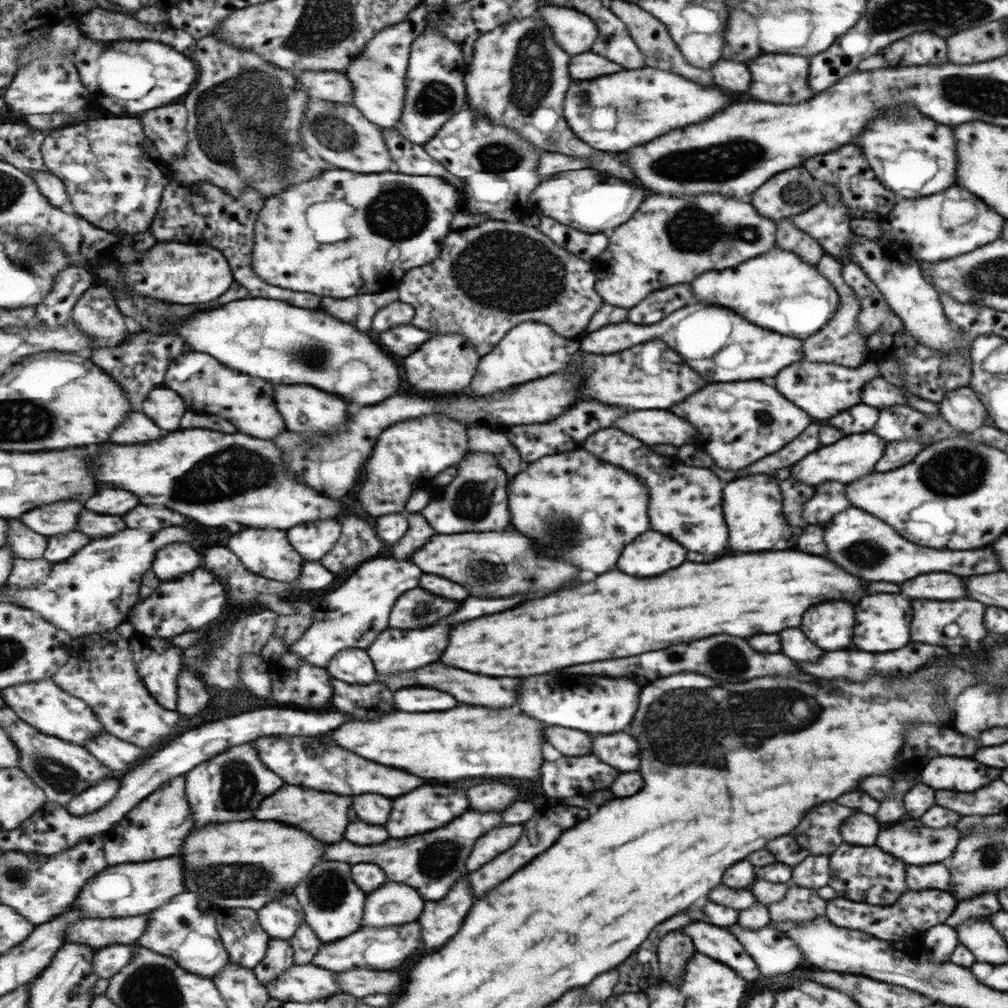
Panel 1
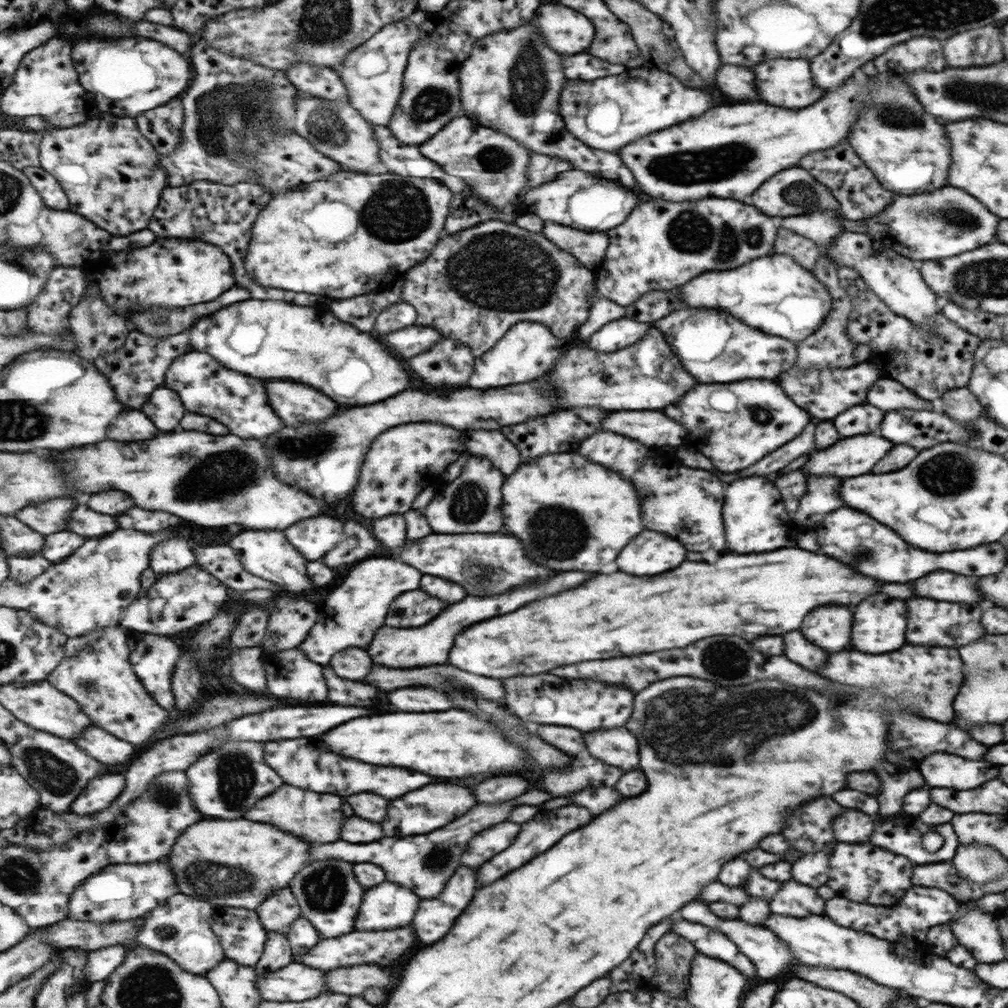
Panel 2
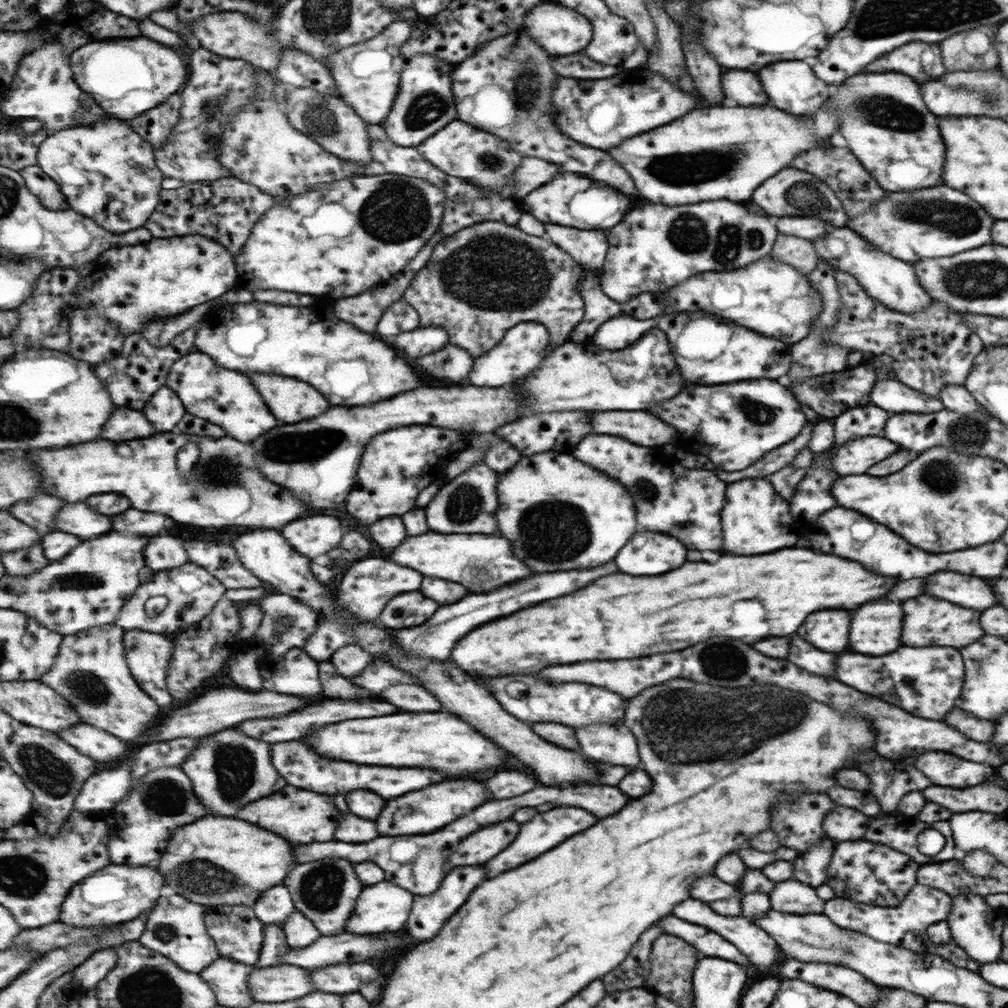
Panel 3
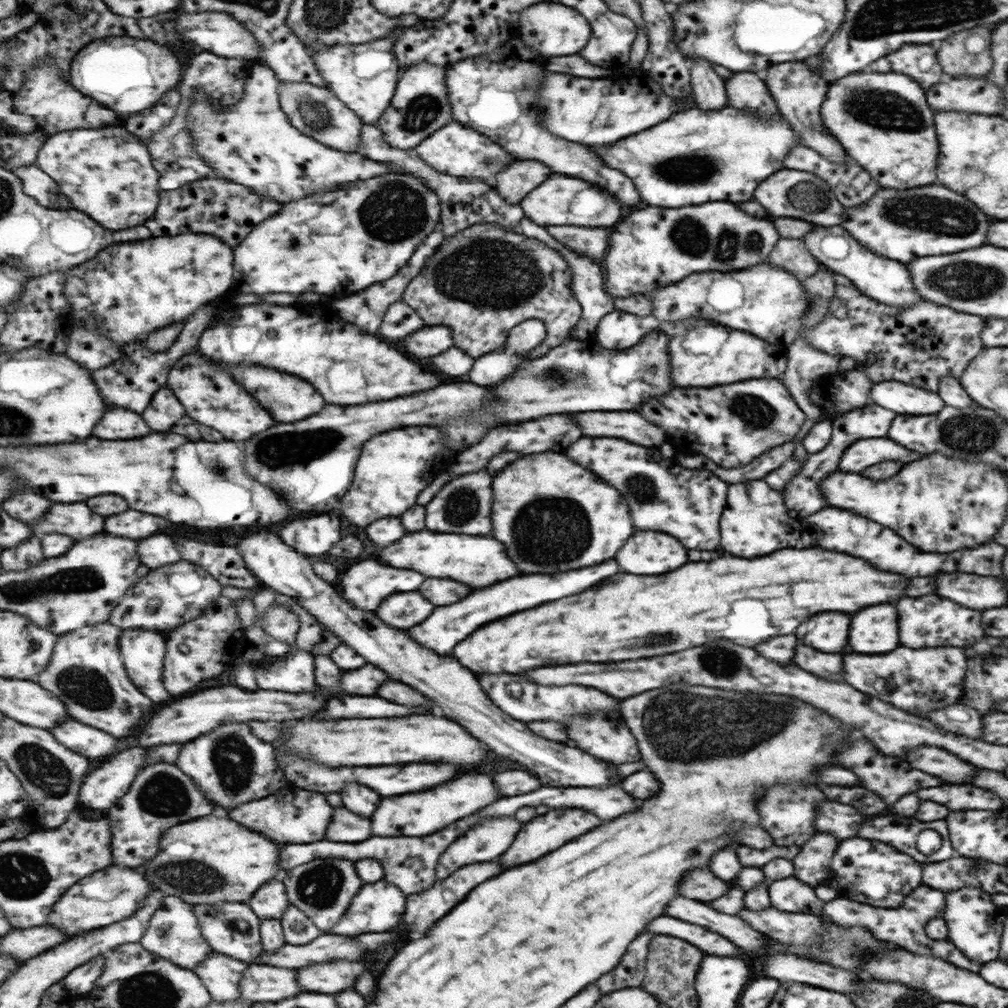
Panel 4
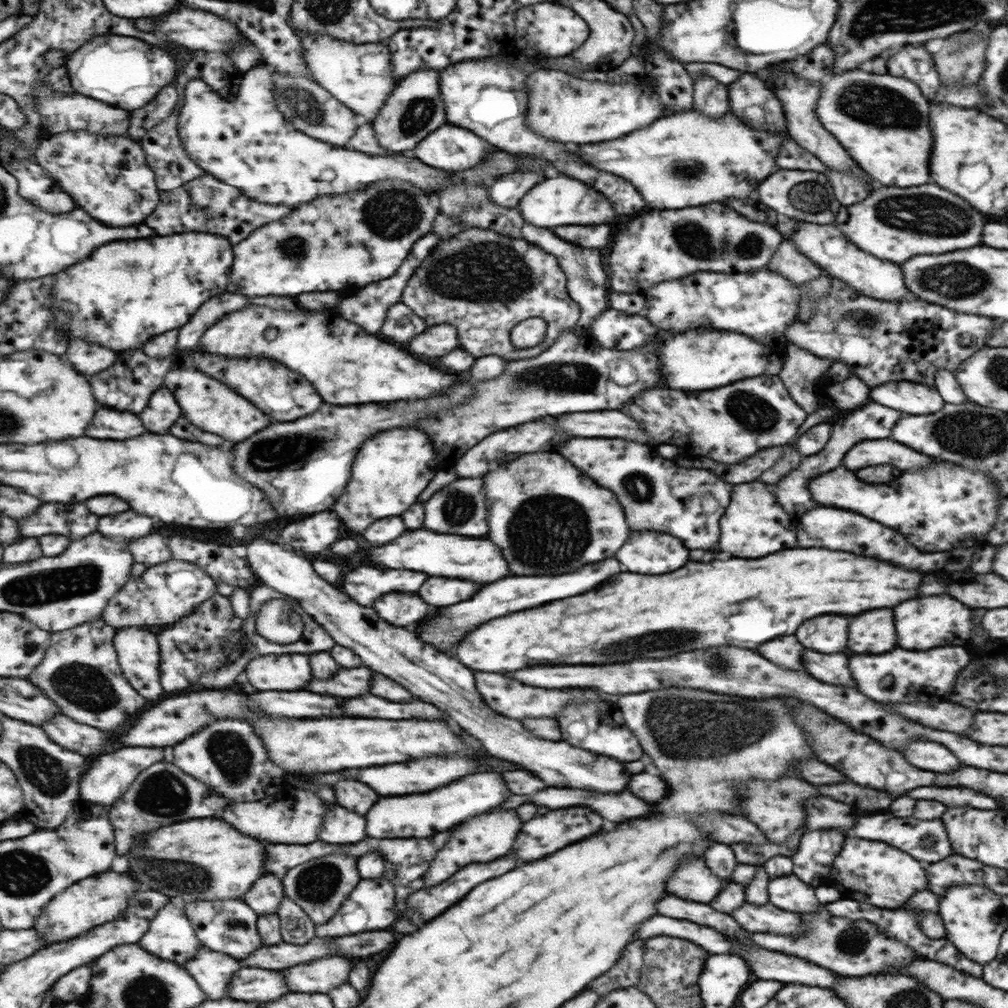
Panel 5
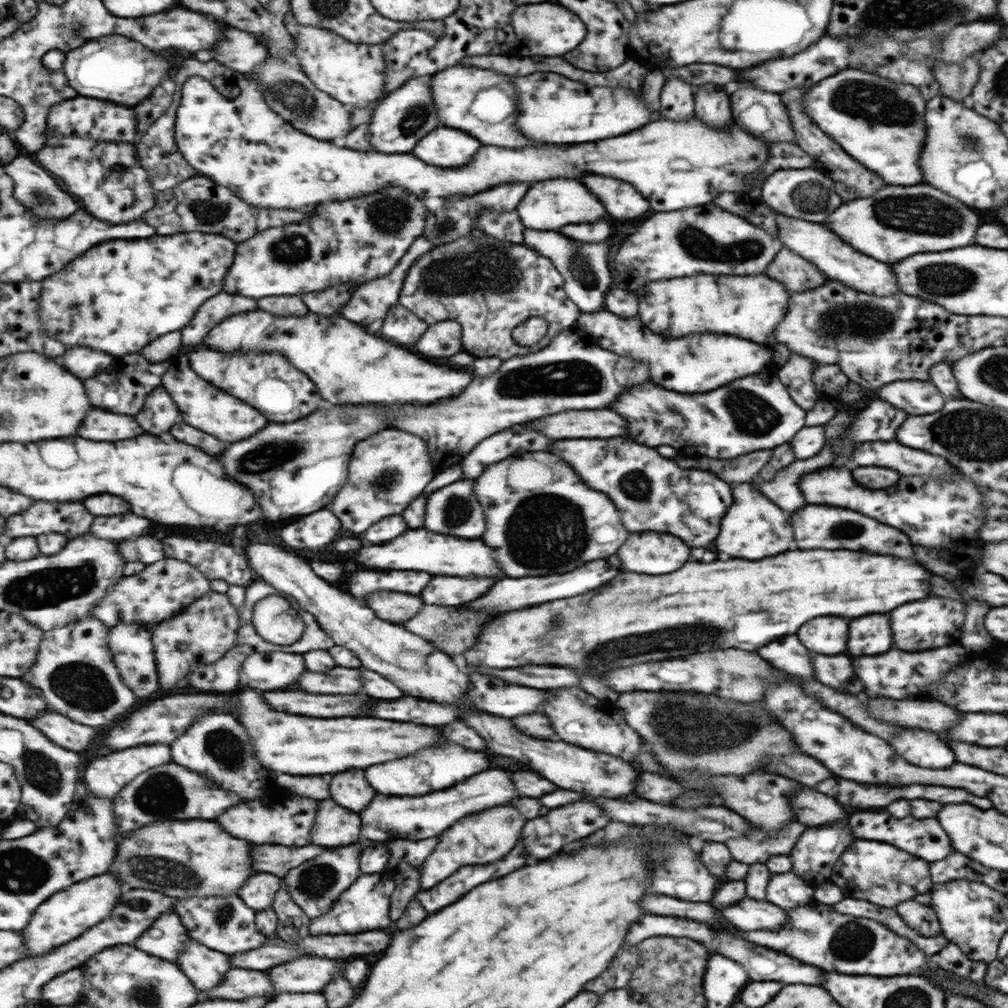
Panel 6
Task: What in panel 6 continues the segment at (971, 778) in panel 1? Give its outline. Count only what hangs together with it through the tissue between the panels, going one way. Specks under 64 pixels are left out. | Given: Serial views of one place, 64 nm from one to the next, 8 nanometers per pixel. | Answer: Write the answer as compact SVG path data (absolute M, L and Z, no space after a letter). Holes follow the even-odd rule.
M905 730L895 742L891 742L891 746L909 764L923 768L947 768L955 762L951 750L931 732Z

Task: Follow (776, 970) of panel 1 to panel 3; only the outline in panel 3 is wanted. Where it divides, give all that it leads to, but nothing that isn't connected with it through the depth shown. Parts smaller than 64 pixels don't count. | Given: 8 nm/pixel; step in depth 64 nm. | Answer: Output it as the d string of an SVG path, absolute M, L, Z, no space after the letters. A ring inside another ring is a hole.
M689 900L683 902L683 906L679 906L679 910L675 910L677 918L683 918L685 922L695 922L697 926L707 926L707 930L719 930L719 934L723 934L723 938L731 938L731 942L735 942L735 946L739 946L739 950L743 950L743 954L747 958L751 958L751 962L755 962L755 968L761 974L769 974L777 968L777 960L783 960L783 952L779 946L775 944L775 940L771 936L767 936L761 928L757 928L755 924L743 920L743 918L725 918L725 916L717 916L713 910L707 908L707 904L699 902L699 900Z

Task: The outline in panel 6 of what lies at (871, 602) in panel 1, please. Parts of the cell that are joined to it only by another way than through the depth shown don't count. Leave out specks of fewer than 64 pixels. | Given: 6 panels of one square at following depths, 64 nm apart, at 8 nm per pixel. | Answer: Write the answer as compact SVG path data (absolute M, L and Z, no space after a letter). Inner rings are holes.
M867 614L867 618L851 620L851 642L847 652L853 656L881 654L891 648L889 614Z

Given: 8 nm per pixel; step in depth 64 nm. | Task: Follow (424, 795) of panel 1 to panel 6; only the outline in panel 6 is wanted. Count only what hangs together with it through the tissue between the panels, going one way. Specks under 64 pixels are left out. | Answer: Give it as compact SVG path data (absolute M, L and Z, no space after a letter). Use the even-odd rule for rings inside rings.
M485 770L469 780L465 778L459 782L459 786L453 786L451 790L439 790L437 794L425 794L419 798L387 798L377 794L373 802L367 804L363 814L363 838L367 840L393 840L393 838L405 838L405 840L423 840L437 836L445 828L449 828L455 820L461 816L469 816L473 812L481 812L485 808L505 804L517 796L517 792L511 786L509 774L501 770Z

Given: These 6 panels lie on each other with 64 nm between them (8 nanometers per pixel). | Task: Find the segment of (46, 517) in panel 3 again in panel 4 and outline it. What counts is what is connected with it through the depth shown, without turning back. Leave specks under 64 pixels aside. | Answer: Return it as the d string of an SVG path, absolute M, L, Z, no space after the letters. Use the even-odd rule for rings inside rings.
M23 490L15 498L11 498L11 502L7 502L7 506L3 506L3 508L17 520L23 520L27 524L39 524L39 522L43 522L43 518L51 510L49 506L53 506L53 504L55 502L45 496Z

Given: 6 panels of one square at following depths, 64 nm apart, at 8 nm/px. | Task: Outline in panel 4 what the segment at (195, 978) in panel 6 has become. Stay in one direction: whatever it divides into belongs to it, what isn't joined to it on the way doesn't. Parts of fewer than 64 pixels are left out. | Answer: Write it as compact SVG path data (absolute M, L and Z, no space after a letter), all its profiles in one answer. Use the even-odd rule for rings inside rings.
M213 952L194 971L203 979L214 1001L254 1004L253 1001L246 1000L242 996L241 989L243 972L246 972L249 966L249 962L231 958L227 954Z

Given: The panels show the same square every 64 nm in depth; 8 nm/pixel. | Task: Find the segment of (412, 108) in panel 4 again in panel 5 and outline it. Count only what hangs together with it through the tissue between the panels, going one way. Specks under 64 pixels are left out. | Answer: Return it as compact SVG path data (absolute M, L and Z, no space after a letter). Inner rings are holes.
M431 68L413 70L397 82L390 98L387 98L371 122L377 145L392 153L411 150L429 132L447 123L443 101L439 97L439 71Z

